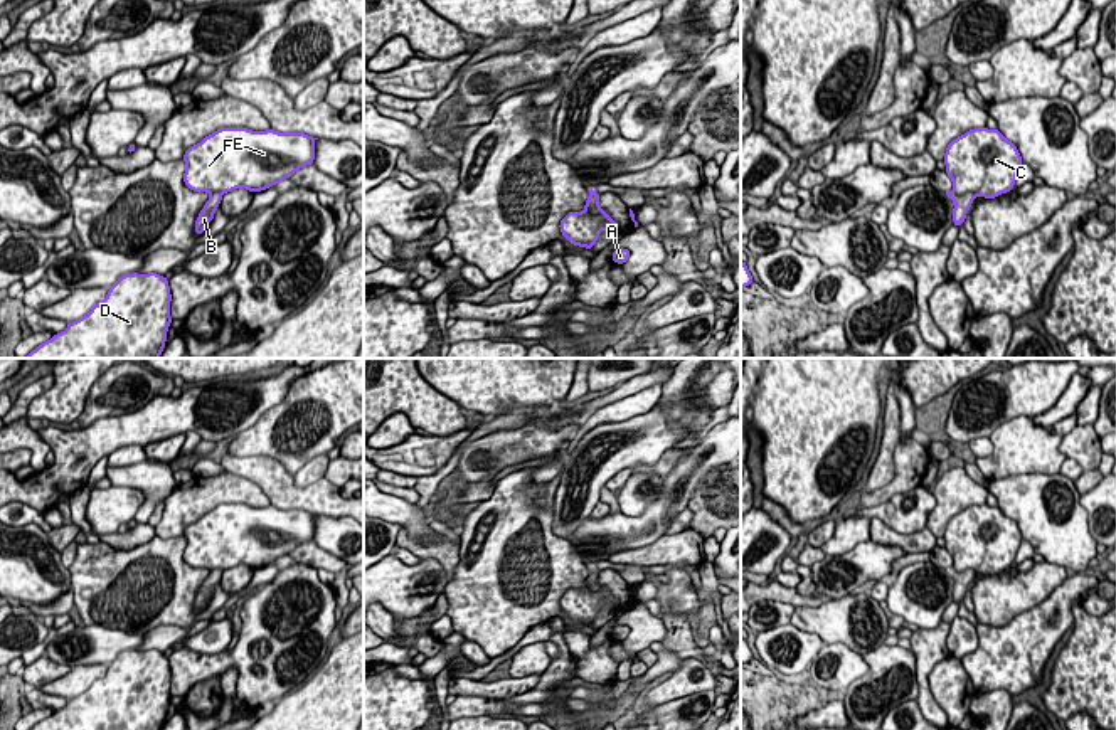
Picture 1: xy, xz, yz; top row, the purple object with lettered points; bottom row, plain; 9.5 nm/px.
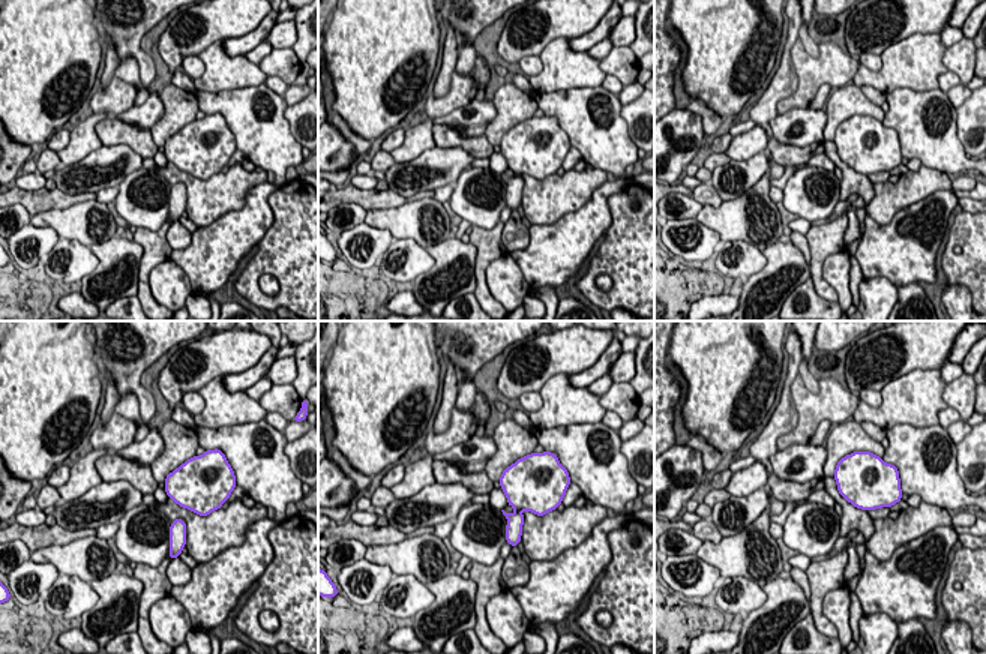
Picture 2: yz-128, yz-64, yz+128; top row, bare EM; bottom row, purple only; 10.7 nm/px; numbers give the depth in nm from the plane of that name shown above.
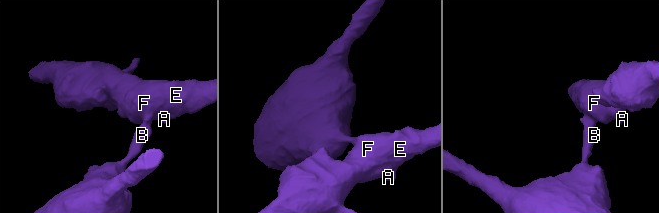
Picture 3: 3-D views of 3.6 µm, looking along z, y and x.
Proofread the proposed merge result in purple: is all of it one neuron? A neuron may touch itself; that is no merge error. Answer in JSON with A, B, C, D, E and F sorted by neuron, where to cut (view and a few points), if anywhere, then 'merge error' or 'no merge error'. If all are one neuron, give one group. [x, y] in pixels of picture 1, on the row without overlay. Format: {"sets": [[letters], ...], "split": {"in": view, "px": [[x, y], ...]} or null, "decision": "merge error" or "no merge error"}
{"sets": [["A", "C", "E", "F"], ["B", "D"]], "split": {"in": "yz", "px": [[951, 569], [972, 569], [975, 572]]}, "decision": "merge error"}

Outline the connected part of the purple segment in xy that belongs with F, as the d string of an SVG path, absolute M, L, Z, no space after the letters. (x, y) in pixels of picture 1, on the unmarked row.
M219 505L185 528L183 560L207 570L261 569L313 542L316 516L305 510Z

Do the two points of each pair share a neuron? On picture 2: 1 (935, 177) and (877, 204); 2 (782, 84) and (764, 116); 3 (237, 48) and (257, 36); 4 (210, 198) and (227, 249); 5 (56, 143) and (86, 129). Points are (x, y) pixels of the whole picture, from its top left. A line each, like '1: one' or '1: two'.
1: one
2: one
3: one
4: two
5: two

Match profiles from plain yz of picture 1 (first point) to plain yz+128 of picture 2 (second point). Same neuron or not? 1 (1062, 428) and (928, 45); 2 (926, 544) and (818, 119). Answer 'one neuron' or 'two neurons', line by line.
1: two neurons
2: two neurons

